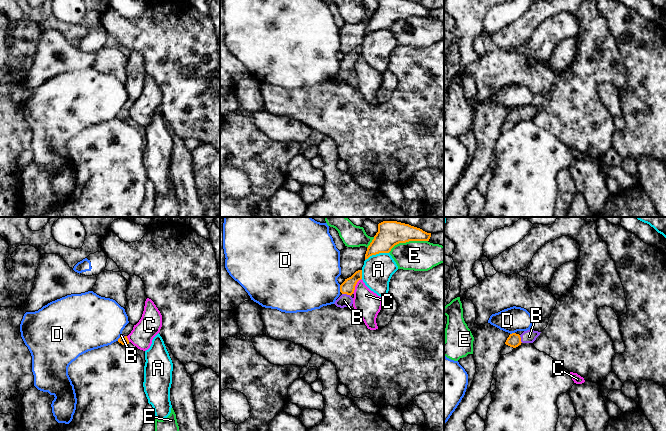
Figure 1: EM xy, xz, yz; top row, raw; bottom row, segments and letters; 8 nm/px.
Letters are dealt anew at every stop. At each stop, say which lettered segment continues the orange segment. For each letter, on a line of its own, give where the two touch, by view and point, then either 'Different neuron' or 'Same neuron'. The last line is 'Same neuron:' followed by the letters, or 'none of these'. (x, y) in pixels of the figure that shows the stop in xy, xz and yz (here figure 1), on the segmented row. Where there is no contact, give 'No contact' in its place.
A: Touches orange at xz (376, 253). Different neuron
B: Touches orange at xz (346, 293). Same neuron
C: Touches orange at xz (355, 285). Different neuron
D: Touches orange at xz (340, 288). Different neuron
E: Touches orange at xz (407, 241). Different neuron
Same neuron: B

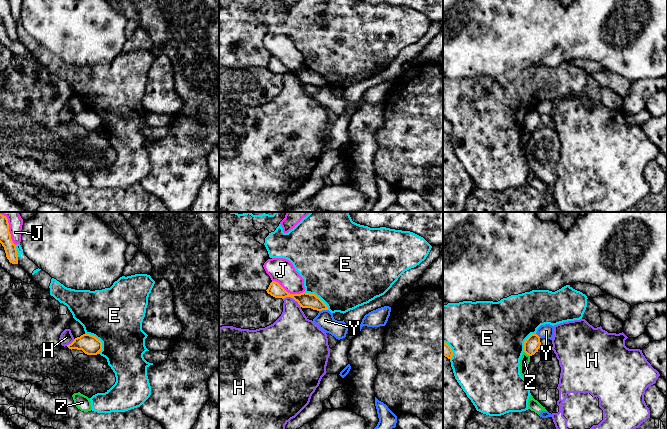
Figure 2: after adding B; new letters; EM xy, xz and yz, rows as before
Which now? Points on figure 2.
E: Touches orange at xy (99, 340). Different neuron
H: Touches orange at xz (293, 298). Different neuron
J: Touches orange at xz (287, 292). Different neuron
Y: Touches orange at xz (323, 309). Different neuron
Z: Touches orange at yz (527, 354). Different neuron
Same neuron: none of these

